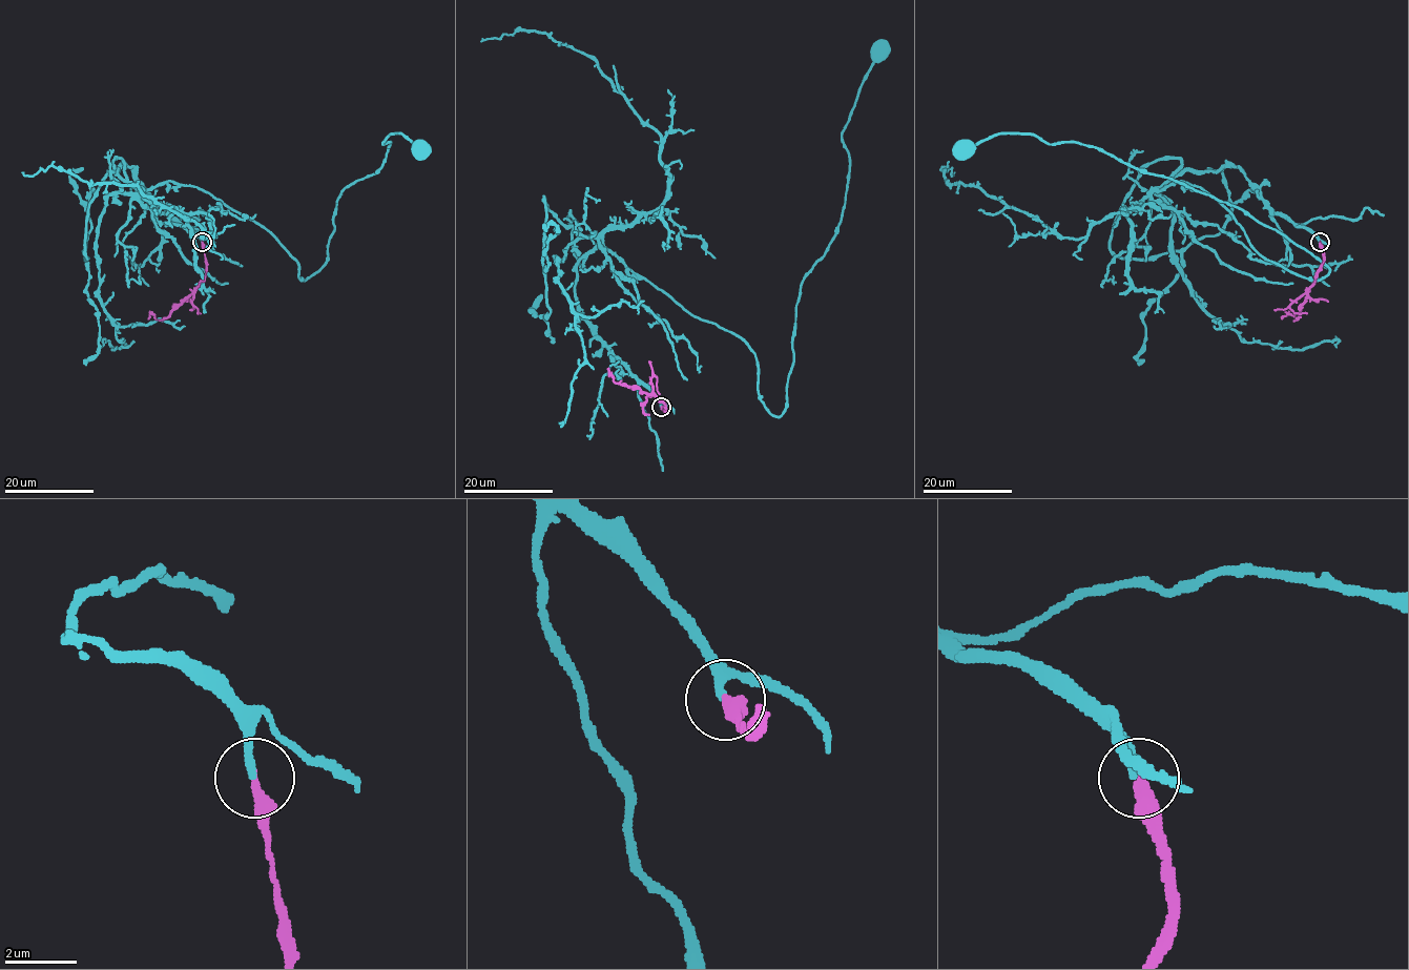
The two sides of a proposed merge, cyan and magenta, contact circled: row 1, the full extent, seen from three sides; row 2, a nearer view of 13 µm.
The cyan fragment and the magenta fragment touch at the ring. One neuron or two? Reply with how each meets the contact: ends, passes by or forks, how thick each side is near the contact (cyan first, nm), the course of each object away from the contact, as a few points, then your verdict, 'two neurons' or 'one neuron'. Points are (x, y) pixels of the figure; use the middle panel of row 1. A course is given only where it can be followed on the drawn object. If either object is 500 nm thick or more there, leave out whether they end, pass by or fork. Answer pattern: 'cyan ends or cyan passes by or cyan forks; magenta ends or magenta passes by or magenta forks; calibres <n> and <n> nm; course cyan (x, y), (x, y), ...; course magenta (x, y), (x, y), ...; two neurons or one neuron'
cyan ends; magenta ends; calibres 240 and 360 nm; course cyan (661, 407), (578, 311), (576, 266), (602, 245), (739, 336), (781, 416), (881, 49); course magenta (661, 407), (665, 410), (663, 403), (655, 395), (616, 384), (607, 369); one neuron

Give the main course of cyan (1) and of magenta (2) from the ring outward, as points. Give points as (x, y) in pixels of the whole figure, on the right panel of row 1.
1: (1320, 242), (1231, 164), (1158, 190), (1200, 186), (1321, 280), (1240, 209), (1095, 147), (962, 149)
2: (1320, 242), (1323, 263), (1301, 305), (1300, 315), (1297, 320), (1287, 313), (1282, 320)

